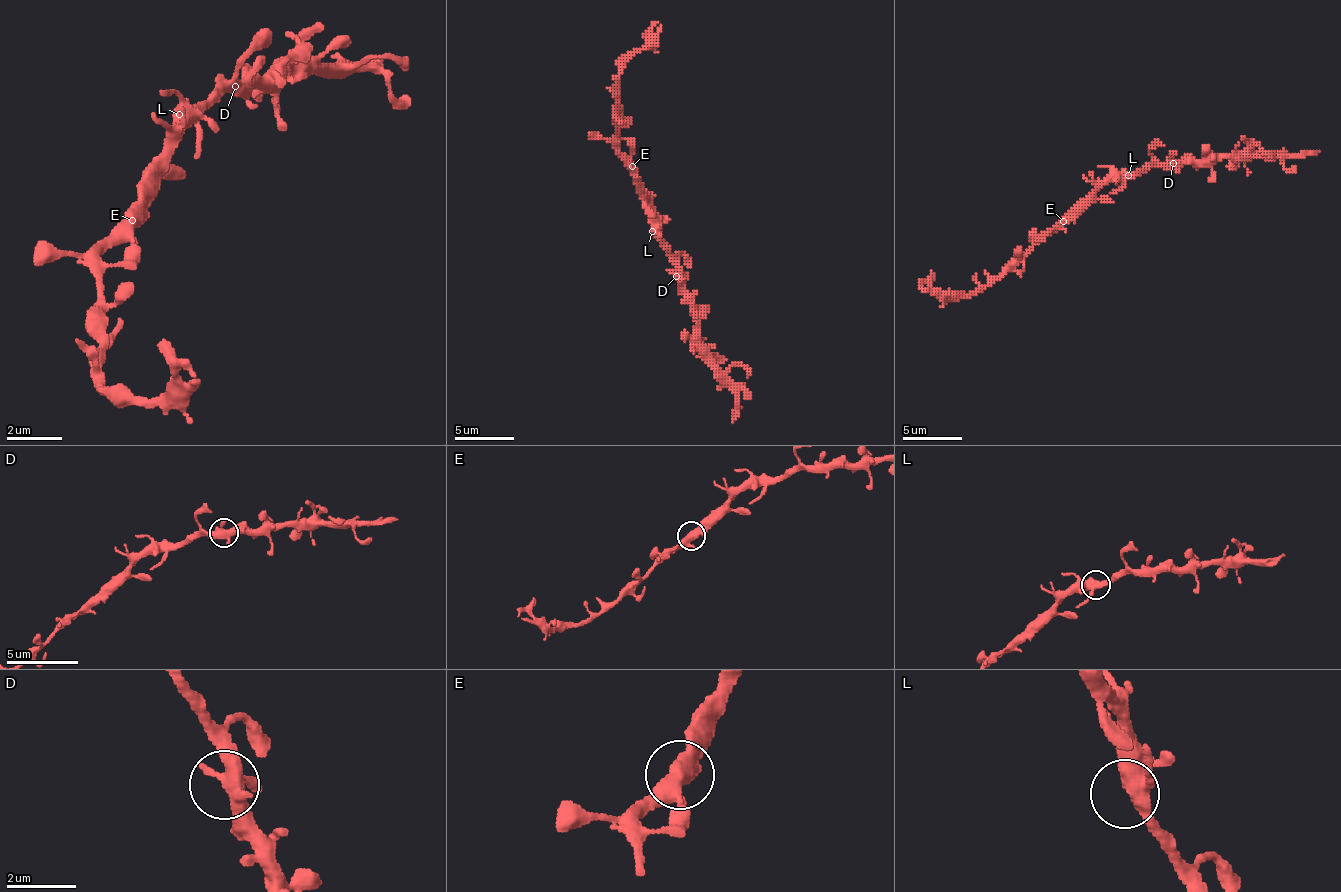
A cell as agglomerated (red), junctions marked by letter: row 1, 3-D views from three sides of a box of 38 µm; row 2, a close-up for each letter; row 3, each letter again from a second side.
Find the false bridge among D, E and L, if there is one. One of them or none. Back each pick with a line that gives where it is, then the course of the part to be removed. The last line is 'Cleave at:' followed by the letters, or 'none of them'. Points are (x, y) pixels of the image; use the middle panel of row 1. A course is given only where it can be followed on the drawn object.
Cleave at: none of them

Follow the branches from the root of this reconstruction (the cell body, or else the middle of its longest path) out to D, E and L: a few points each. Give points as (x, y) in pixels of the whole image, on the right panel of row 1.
D: (1101, 184), (1119, 178), (1134, 178), (1152, 166), (1173, 163)
E: (1101, 184), (1063, 220)
L: (1101, 184), (1128, 175)

